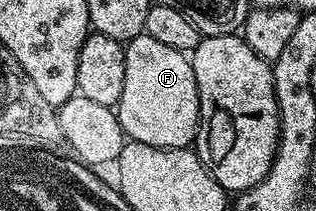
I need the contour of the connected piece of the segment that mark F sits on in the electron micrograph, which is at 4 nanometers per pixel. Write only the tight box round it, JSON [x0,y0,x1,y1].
[118,34,200,147]

